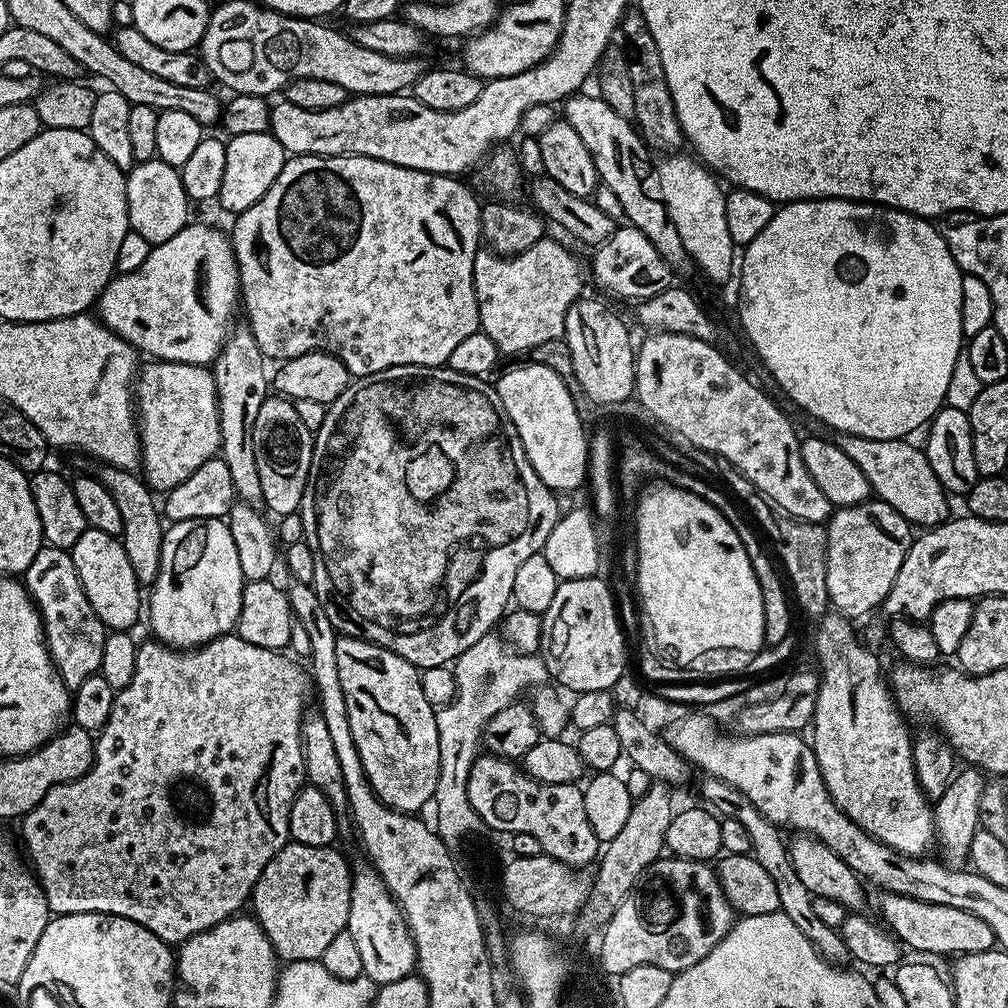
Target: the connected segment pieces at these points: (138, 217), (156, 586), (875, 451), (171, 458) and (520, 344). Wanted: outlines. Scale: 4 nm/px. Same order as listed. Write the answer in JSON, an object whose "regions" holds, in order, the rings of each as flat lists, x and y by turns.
{"regions":[[[142,160,133,163,126,176,126,198,129,229,142,234,142,238,146,238,150,245,155,246,166,242,166,238,174,238,178,230,190,223,190,201,182,186,180,170,161,160]],[[206,518,205,520,178,520,167,525,162,542,162,554,156,580,150,586,149,594,146,596,146,620,152,627,151,635,162,644,167,644,173,650,191,650,199,648,201,644,208,644,220,636,227,636,235,629,240,611,242,610,242,594,244,593,245,578,242,574,242,566,238,562,238,546,234,546,234,538,230,534,227,523,220,518]],[[844,434,839,437,838,443,842,454,854,458,854,466,858,466,862,474,866,474,873,493,886,501,891,508,898,510,898,514,902,514,902,518,906,518,909,524,913,526,921,524,919,527,927,530,949,519,949,493,945,492,938,482,927,455,921,449,919,452,914,445,908,444,912,442,904,438,867,440,861,436]],[[156,360,139,369,134,381,134,411,140,430,140,462,142,476,149,488,166,494,174,486,186,482,198,466,213,459,220,450,220,415,216,401,216,383,211,367]],[[545,238,534,242,530,250,501,254,487,246,476,250,474,258,474,294,478,298,480,331,493,339,501,354,528,352,538,349,543,343,560,340,566,326,566,314,574,301,581,299,580,264,568,248,556,240]]]}

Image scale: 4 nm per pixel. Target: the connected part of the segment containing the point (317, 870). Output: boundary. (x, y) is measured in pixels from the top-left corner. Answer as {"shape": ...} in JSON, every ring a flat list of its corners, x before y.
{"shape":[[289,842,270,858,253,886,251,915,262,926,281,961,319,960,326,945,347,929,354,872,348,869,338,849]]}

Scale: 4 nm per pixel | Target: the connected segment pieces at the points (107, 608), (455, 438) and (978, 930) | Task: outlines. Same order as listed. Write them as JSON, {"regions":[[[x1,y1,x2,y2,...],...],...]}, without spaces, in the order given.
{"regions":[[[88,527,70,551,76,573,82,582,82,590,86,590,86,598,90,598,90,606,94,606,94,614,98,614,105,629,135,629,136,619,142,616,142,585,119,539,110,534,102,534,102,530]],[[398,366,394,370,370,374,366,378,356,378,351,381,350,387,344,391,344,395,338,397,335,404,327,405,324,421,318,429,312,445,312,465,308,471,308,485,304,488,304,497,300,503,298,513,301,516,304,527,304,538,314,554,314,578,311,585,316,590,316,597,326,610,330,622,335,626,337,633,342,636,359,636,362,640,369,640,372,644,382,644,389,648,394,654,406,658,411,664,415,664,417,669,423,670,430,667,442,667,449,662,455,661,457,656,461,656,474,642,478,642,481,636,489,635,492,628,497,627,498,622,503,621,506,615,506,607,512,598,512,579,514,574,518,574,518,566,526,562,528,556,537,555,538,550,543,549,544,540,550,538,550,530,553,524,560,519,561,509,552,508,553,493,545,489,542,478,536,476,535,470,528,467,528,456,520,447,520,439,514,435,514,429,509,420,504,415,504,408,501,406,502,398,497,396,495,387,487,384,489,381,484,378,474,378,470,374,458,374,447,370,425,370,422,366]],[[881,891,879,895,881,916,879,919,901,945,908,947,909,944,916,952,933,952,936,956,949,956,949,958,965,952,993,951,996,936,990,930,990,926,986,926,982,918,966,914,966,910,958,910,953,904,950,906,927,904,894,892]]]}

